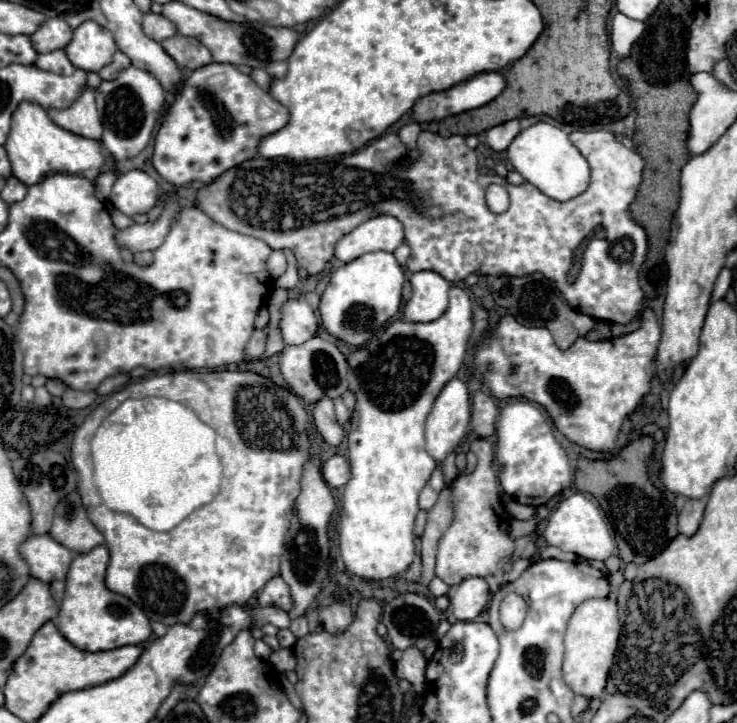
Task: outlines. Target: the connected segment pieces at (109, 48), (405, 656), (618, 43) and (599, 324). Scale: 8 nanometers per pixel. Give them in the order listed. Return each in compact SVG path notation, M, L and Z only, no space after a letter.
M86 20L74 30L74 38L66 46L68 60L86 72L98 72L116 52L116 42L110 30L102 28L94 20Z
M416 646L406 648L402 652L402 658L396 662L396 676L408 680L414 686L416 694L424 694L424 690L426 690L426 676L424 676L426 664L428 664L428 660L424 658L424 654Z
M616 14L614 20L612 20L612 34L610 34L614 52L620 58L628 58L630 50L632 50L632 44L642 36L644 28L646 28L644 22L632 20L624 14Z
M596 320L594 328L586 334L586 338L588 338L588 340L608 340L608 338L612 338L612 334L610 334L610 324L608 324L606 320Z

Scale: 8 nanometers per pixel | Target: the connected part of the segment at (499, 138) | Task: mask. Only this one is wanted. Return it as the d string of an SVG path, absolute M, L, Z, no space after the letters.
M508 120L504 124L498 124L498 126L492 126L488 132L486 132L486 142L490 144L492 150L496 152L502 152L508 148L508 144L518 136L520 132L520 120Z

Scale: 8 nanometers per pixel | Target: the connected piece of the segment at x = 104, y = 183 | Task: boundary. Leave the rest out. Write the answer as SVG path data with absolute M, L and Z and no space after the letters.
M106 170L106 172L102 172L98 178L96 178L96 182L94 182L94 186L96 186L96 196L102 200L102 202L106 202L108 200L108 196L110 196L110 190L112 190L112 184L116 182L116 172L114 170Z

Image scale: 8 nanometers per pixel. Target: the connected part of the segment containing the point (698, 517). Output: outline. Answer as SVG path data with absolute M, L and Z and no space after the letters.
M702 496L702 498L696 498L696 500L686 500L680 516L678 516L678 530L686 536L692 536L700 522L702 522L702 516L704 516L704 508L706 508L706 500L708 496Z

